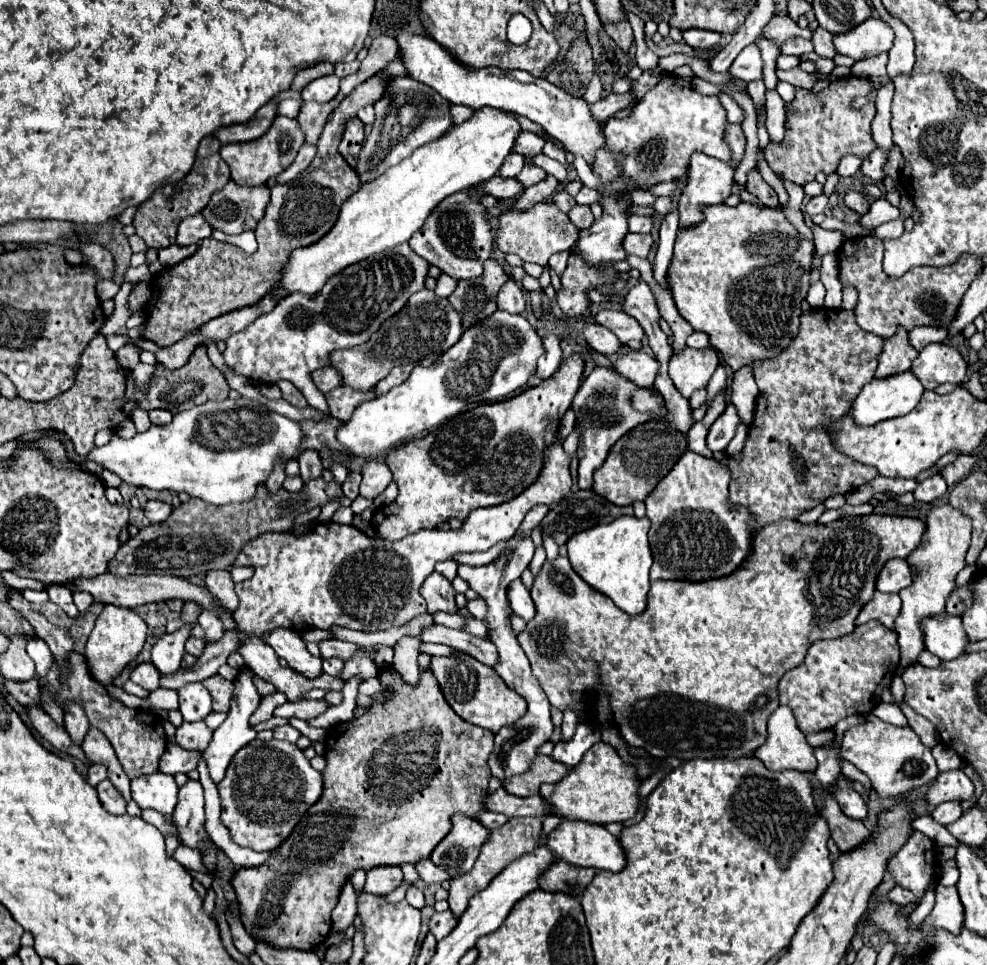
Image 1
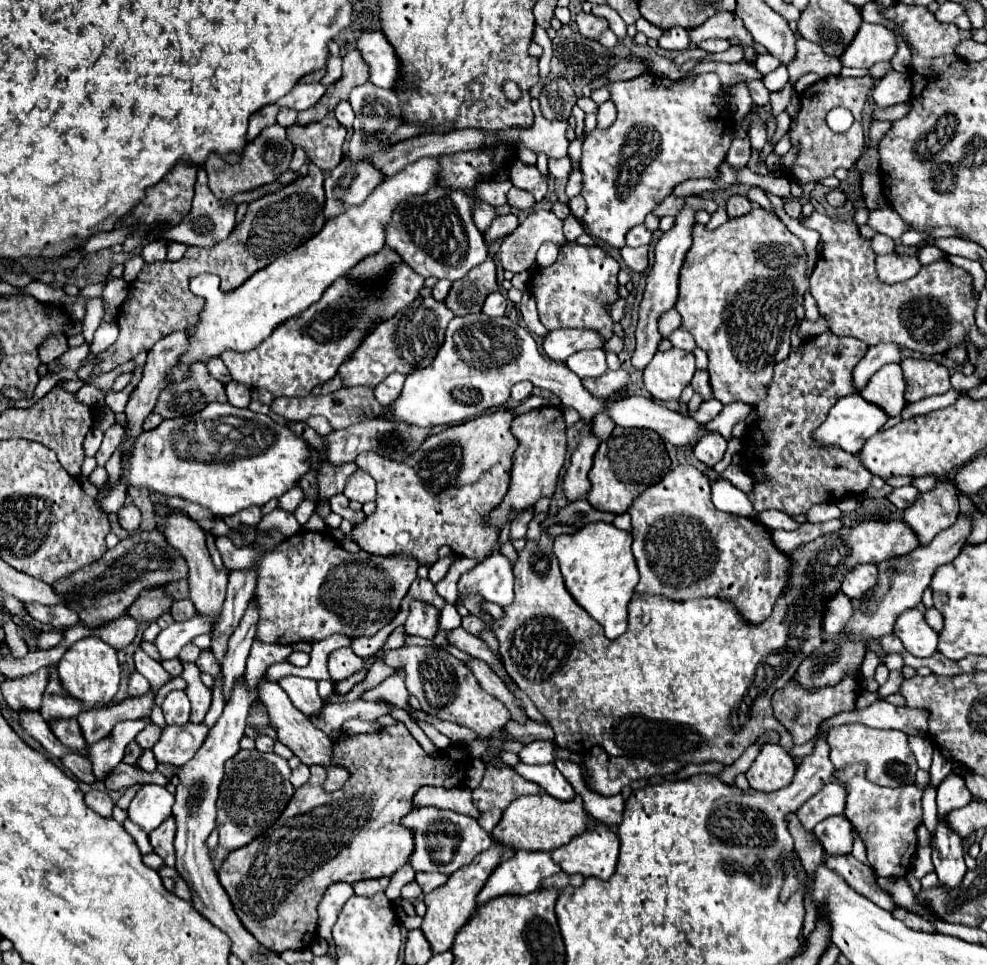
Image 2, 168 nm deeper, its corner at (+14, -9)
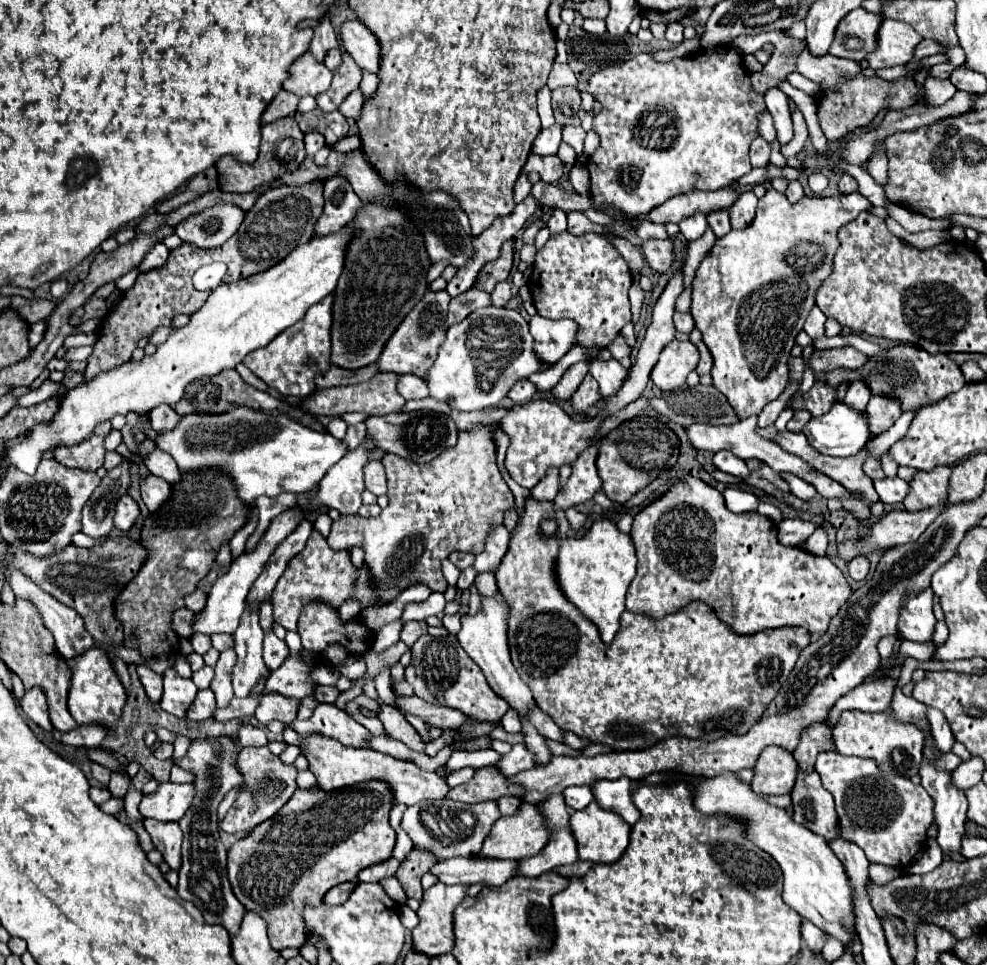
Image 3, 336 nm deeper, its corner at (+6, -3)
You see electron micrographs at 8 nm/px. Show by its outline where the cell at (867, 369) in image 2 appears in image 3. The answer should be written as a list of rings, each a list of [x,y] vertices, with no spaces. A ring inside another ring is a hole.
[[[854,381],[846,391],[844,403],[848,407],[854,407],[854,411],[864,411],[868,399],[870,399],[870,389],[862,381]]]

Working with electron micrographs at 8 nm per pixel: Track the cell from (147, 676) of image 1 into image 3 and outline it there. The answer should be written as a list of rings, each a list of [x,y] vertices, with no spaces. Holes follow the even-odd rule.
[[[138,665],[138,677],[146,689],[146,695],[150,697],[150,701],[158,703],[162,697],[162,675],[154,673],[150,667],[146,665]]]

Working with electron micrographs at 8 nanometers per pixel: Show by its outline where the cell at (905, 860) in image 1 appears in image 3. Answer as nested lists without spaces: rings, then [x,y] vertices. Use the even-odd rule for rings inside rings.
[[[838,751],[818,755],[814,767],[836,801],[842,837],[852,839],[870,863],[906,867],[922,847],[926,829],[934,821],[934,801],[926,789],[906,777],[880,771],[872,759],[844,757]]]

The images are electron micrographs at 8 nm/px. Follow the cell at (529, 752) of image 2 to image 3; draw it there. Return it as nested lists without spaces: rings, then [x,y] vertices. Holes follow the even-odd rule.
[[[522,743],[514,745],[510,753],[502,755],[502,757],[498,759],[498,763],[494,763],[494,767],[496,767],[500,773],[506,773],[506,777],[512,777],[512,775],[516,775],[516,773],[520,773],[520,771],[530,769],[530,767],[532,767],[532,753],[526,751],[524,747],[526,747],[526,745],[522,745]]]

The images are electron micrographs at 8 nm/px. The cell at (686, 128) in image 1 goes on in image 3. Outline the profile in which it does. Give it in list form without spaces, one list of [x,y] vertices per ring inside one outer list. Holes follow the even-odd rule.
[[[732,47],[700,49],[694,55],[672,61],[656,61],[652,53],[640,53],[630,61],[594,73],[584,91],[602,105],[592,125],[600,135],[600,147],[586,163],[592,181],[590,195],[596,205],[612,205],[628,219],[636,219],[674,195],[694,189],[714,191],[752,169],[748,149],[760,135],[758,115],[766,111],[766,105],[764,95],[752,89],[742,55]]]

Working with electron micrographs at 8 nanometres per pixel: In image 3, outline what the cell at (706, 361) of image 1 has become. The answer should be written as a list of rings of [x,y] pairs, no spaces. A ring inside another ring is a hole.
[[[672,339],[658,357],[650,379],[662,391],[674,391],[686,383],[690,371],[696,369],[698,363],[698,349],[690,341]]]

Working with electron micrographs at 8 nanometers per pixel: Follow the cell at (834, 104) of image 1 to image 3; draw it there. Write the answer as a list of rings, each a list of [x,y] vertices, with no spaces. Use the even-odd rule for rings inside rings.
[[[858,75],[854,79],[846,79],[838,93],[824,93],[818,103],[818,119],[820,127],[826,133],[828,141],[836,141],[846,133],[868,125],[880,109],[906,109],[910,105],[924,101],[924,89],[918,89],[914,77],[902,77],[896,81],[884,81],[880,77],[864,77]]]

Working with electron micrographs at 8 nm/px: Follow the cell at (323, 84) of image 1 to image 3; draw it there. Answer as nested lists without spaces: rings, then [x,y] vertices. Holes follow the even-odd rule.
[[[306,51],[306,55],[302,55],[300,59],[296,59],[288,73],[290,77],[284,81],[282,87],[298,97],[304,95],[316,97],[318,93],[326,91],[326,87],[330,87],[332,81],[332,71],[328,71],[324,63],[318,63],[314,55],[310,55],[310,51]]]

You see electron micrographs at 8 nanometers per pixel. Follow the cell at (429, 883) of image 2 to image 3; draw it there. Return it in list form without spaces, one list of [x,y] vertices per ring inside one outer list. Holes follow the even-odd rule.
[[[446,859],[436,863],[430,873],[434,873],[446,885],[474,885],[484,883],[492,887],[504,885],[510,877],[516,875],[516,861],[500,861],[500,859]]]

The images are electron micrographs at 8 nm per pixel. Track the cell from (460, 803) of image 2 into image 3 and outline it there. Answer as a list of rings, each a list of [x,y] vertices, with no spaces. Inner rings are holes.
[[[310,735],[304,739],[304,755],[310,763],[310,771],[314,773],[318,787],[322,791],[332,791],[332,789],[342,789],[350,785],[358,785],[364,781],[384,781],[388,783],[390,791],[394,791],[394,803],[404,803],[404,805],[414,805],[424,799],[444,799],[450,787],[446,785],[446,779],[442,779],[436,773],[428,773],[418,769],[414,763],[398,761],[390,755],[378,753],[374,749],[354,749],[354,747],[342,747],[338,741],[322,737],[322,735]]]

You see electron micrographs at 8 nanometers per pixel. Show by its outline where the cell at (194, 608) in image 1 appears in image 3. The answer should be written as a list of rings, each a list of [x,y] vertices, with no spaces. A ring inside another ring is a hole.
[[[196,589],[194,593],[190,593],[190,595],[186,595],[186,607],[188,609],[192,609],[194,613],[198,613],[198,611],[202,611],[204,609],[204,605],[206,605],[206,591],[202,591],[202,589]]]

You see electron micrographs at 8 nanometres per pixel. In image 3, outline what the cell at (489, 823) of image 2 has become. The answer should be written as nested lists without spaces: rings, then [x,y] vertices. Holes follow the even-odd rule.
[[[502,797],[502,799],[498,799],[498,807],[500,807],[502,815],[514,815],[518,811],[520,803],[522,801],[518,797]]]

